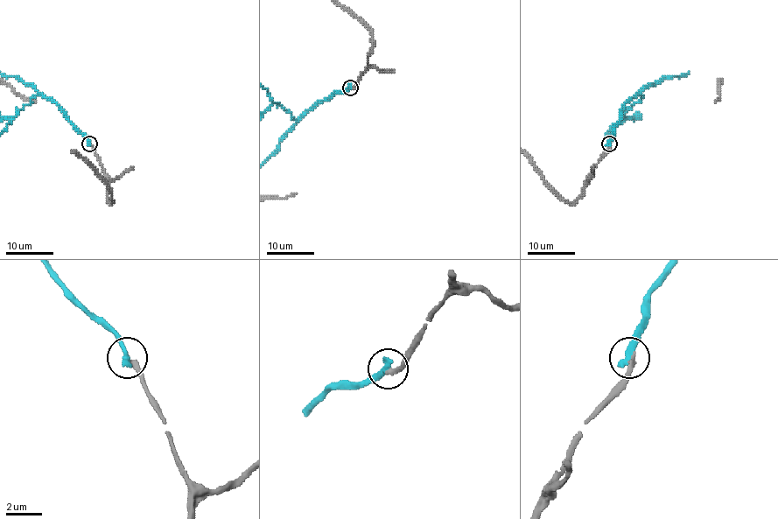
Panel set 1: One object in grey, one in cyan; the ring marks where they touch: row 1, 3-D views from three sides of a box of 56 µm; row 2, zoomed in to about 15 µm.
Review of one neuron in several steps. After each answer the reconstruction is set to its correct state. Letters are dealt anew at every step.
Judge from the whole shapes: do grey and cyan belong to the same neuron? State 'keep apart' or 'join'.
keep apart

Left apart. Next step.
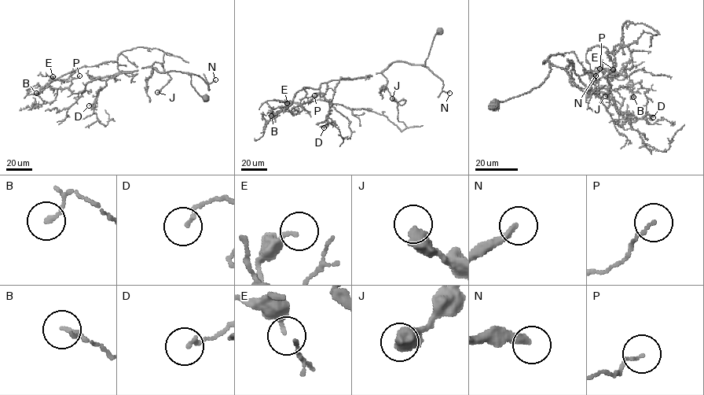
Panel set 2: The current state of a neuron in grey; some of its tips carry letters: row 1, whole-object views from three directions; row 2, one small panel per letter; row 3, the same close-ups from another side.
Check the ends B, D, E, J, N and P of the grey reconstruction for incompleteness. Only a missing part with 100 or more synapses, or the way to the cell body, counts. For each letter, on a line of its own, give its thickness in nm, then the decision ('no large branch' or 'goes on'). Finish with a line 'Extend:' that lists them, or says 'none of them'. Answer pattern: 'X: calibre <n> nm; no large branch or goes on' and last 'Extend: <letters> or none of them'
B: calibre 120 nm; no large branch
D: calibre 130 nm; no large branch
E: calibre 220 nm; no large branch
J: calibre 550 nm; no large branch
N: calibre 280 nm; no large branch
P: calibre 100 nm; no large branch
Extend: none of them

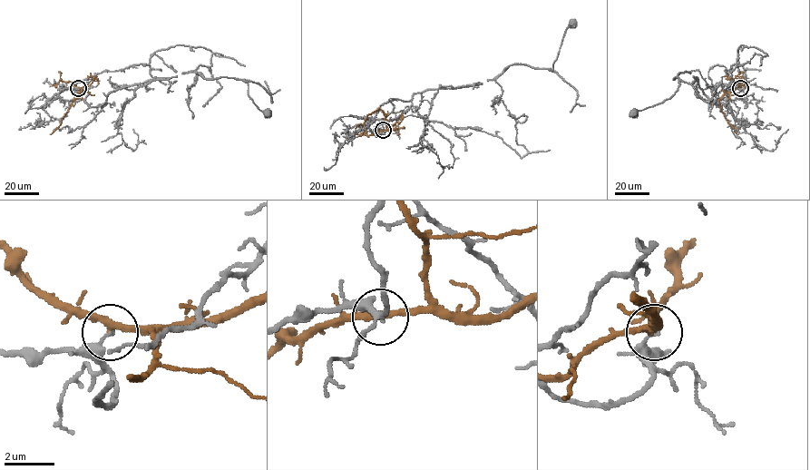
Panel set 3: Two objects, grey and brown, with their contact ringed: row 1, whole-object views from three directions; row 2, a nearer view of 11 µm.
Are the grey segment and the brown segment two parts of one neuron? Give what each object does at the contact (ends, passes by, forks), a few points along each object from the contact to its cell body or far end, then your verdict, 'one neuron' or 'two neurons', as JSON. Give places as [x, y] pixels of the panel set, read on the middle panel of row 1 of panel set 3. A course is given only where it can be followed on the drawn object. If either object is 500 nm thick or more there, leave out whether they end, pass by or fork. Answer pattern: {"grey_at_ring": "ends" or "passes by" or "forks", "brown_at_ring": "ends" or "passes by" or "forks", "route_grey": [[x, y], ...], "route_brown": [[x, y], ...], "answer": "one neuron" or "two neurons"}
{"grey_at_ring": "ends", "brown_at_ring": "passes by", "route_grey": [[384, 130], [390, 102], [362, 118], [471, 128], [523, 157], [494, 79], [512, 64], [552, 70], [572, 24]], "route_brown": [[384, 130], [386, 129], [385, 116], [379, 110], [368, 114], [365, 122], [355, 128]], "answer": "two neurons"}

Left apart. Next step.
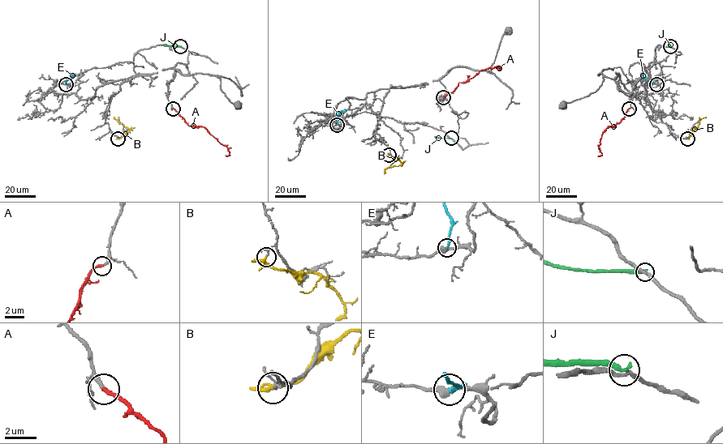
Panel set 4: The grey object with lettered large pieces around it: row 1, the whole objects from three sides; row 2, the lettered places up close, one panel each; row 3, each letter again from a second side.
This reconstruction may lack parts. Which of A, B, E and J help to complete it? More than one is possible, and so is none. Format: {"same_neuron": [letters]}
{"same_neuron": ["A"]}

